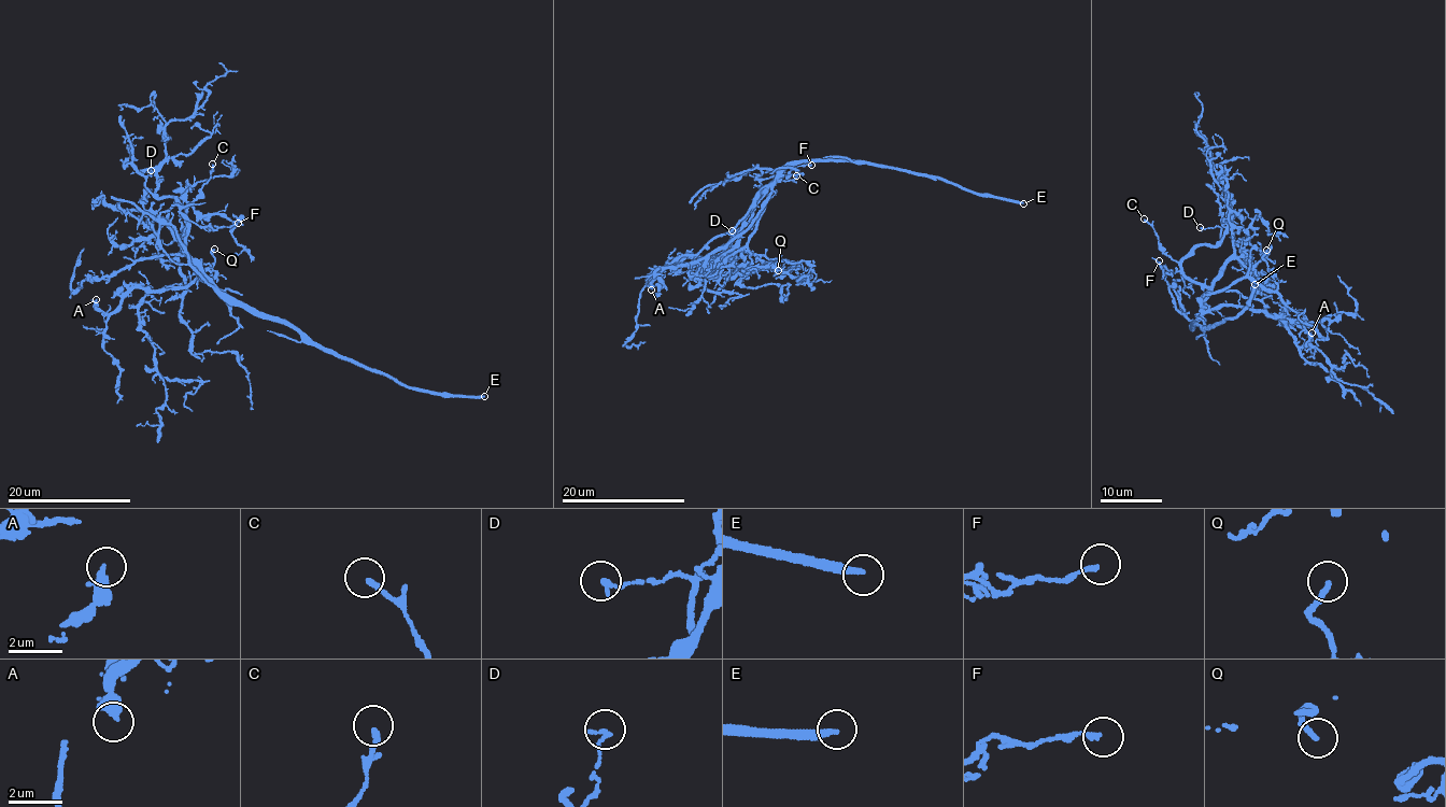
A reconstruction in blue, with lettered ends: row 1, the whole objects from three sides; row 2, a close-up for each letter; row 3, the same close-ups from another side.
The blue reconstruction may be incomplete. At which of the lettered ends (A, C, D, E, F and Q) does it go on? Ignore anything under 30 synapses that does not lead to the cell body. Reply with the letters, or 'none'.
none

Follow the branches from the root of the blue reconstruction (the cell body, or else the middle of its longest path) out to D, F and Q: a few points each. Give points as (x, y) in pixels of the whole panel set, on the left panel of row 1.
D: (202, 269), (184, 246), (186, 208), (179, 200), (161, 198), (149, 189), (145, 178), (151, 175), (151, 170)
F: (202, 269), (184, 248), (187, 228), (185, 218), (204, 226), (231, 227), (238, 223)
Q: (202, 269), (201, 260), (200, 264), (179, 254), (184, 279), (209, 271), (214, 262), (211, 254), (214, 249)

